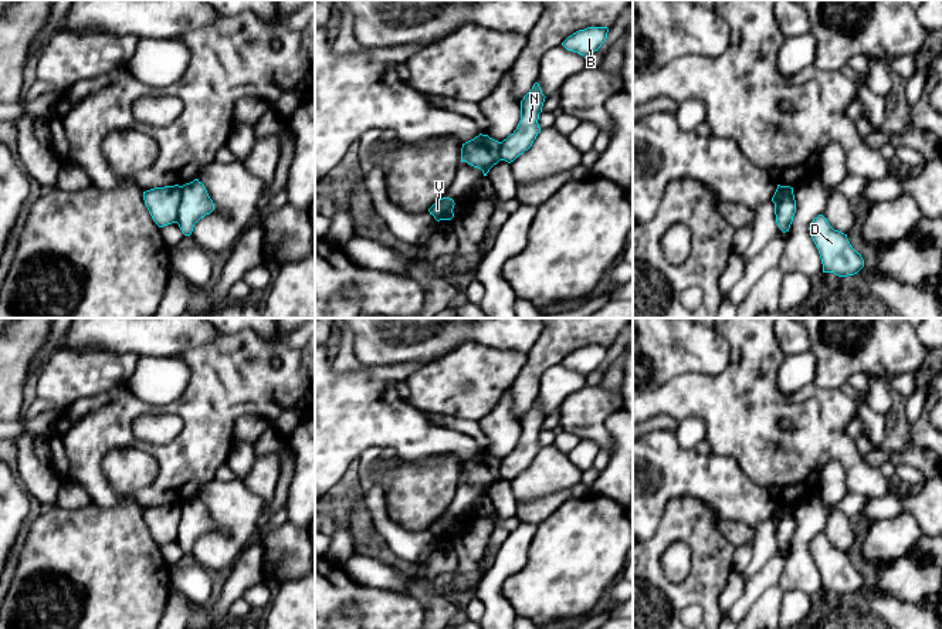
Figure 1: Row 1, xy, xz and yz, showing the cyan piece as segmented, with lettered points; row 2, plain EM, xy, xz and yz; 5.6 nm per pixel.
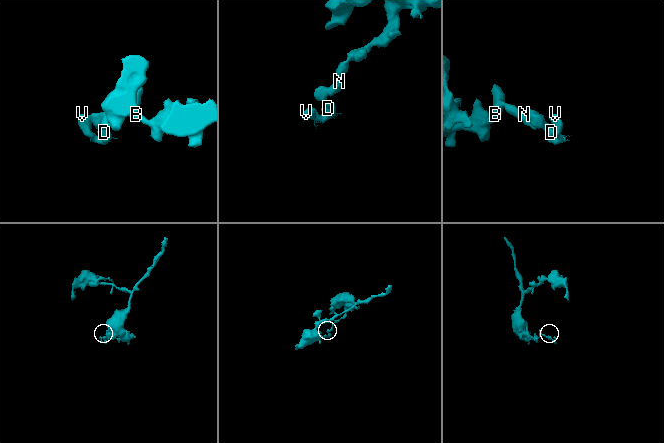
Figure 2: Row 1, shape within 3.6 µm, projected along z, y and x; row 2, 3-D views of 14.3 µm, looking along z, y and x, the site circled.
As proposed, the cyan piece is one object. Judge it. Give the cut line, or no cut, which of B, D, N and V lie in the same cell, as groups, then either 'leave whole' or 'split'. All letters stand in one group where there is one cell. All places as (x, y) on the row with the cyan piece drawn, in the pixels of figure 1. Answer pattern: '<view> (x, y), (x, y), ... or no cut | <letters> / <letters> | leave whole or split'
xy (182, 186), (182, 200), (176, 222) | B N / D V | split

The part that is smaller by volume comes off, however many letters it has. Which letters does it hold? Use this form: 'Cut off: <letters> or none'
Cut off: D, V

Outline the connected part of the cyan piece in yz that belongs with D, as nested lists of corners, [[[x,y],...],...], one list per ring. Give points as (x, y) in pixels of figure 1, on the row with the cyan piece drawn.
[[[823,214],[813,219],[809,230],[820,254],[823,273],[847,277],[864,267],[861,254],[851,247],[847,234],[834,230]]]

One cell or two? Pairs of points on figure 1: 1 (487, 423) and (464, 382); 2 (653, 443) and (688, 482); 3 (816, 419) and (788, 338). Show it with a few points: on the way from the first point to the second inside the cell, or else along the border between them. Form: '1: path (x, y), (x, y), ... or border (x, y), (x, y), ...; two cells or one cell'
1: border (504, 391), (498, 402), (478, 419); two cells
2: path (660, 453), (678, 472); one cell
3: border (775, 332), (776, 341), (786, 355); two cells

